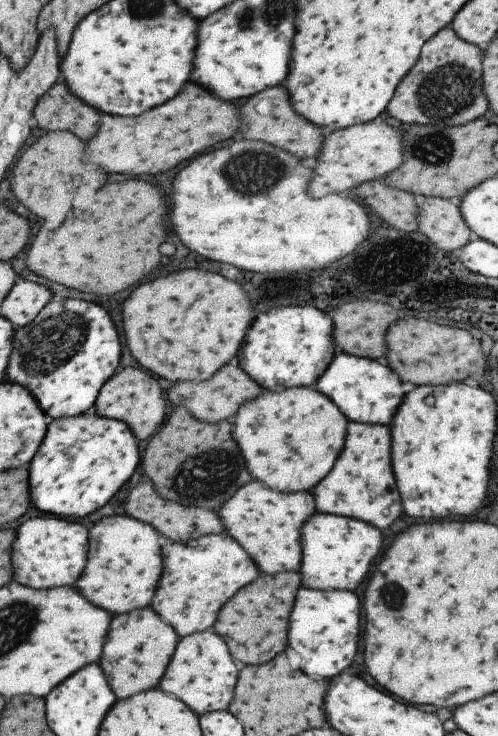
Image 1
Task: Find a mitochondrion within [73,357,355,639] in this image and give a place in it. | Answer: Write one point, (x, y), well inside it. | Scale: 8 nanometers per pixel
(208, 476)

